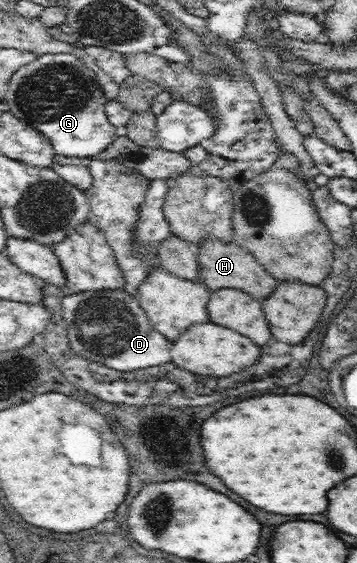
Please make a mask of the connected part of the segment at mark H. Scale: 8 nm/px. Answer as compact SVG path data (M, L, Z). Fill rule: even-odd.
M205 238L197 242L197 275L200 283L204 284L209 291L220 288L236 288L244 290L248 295L262 301L268 293L276 289L278 281L264 267L258 264L254 254L247 248L239 246L236 242L225 242L217 238Z

